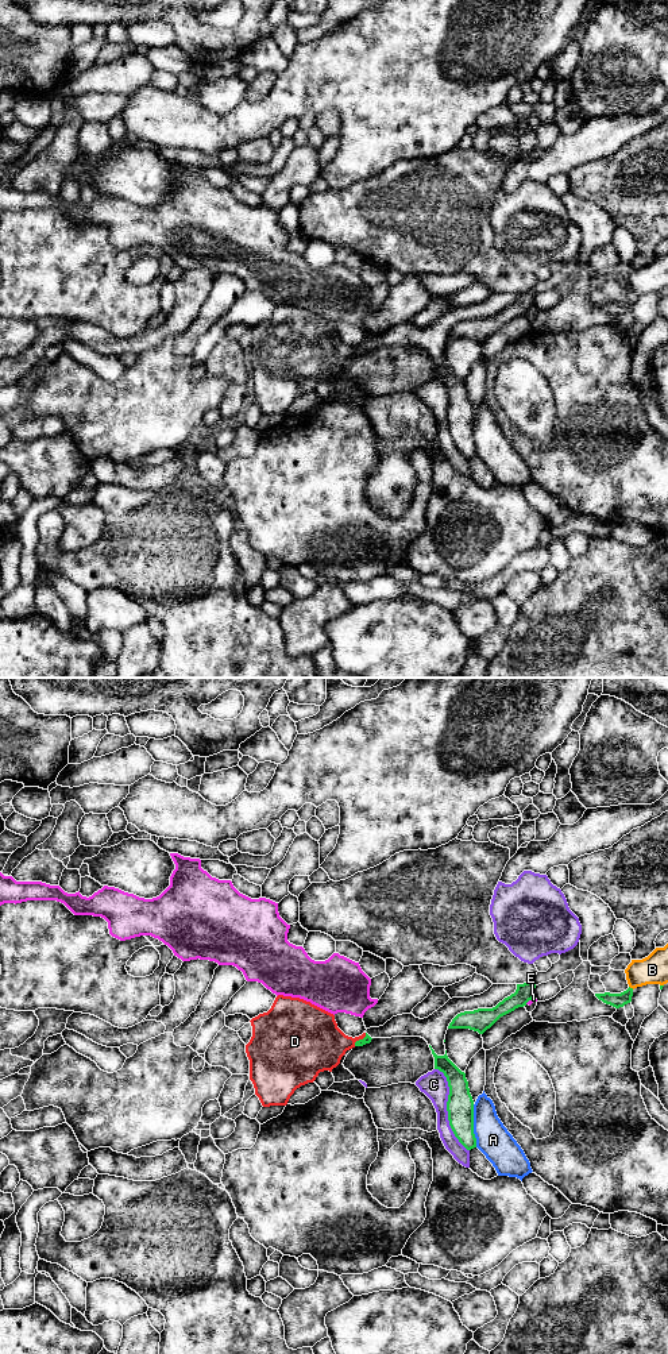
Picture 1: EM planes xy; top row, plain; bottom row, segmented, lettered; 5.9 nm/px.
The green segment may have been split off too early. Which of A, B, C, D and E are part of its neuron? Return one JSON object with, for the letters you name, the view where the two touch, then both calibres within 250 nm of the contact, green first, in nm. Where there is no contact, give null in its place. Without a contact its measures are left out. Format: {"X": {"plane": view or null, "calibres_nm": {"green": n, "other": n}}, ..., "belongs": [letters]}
{"belongs": []}

